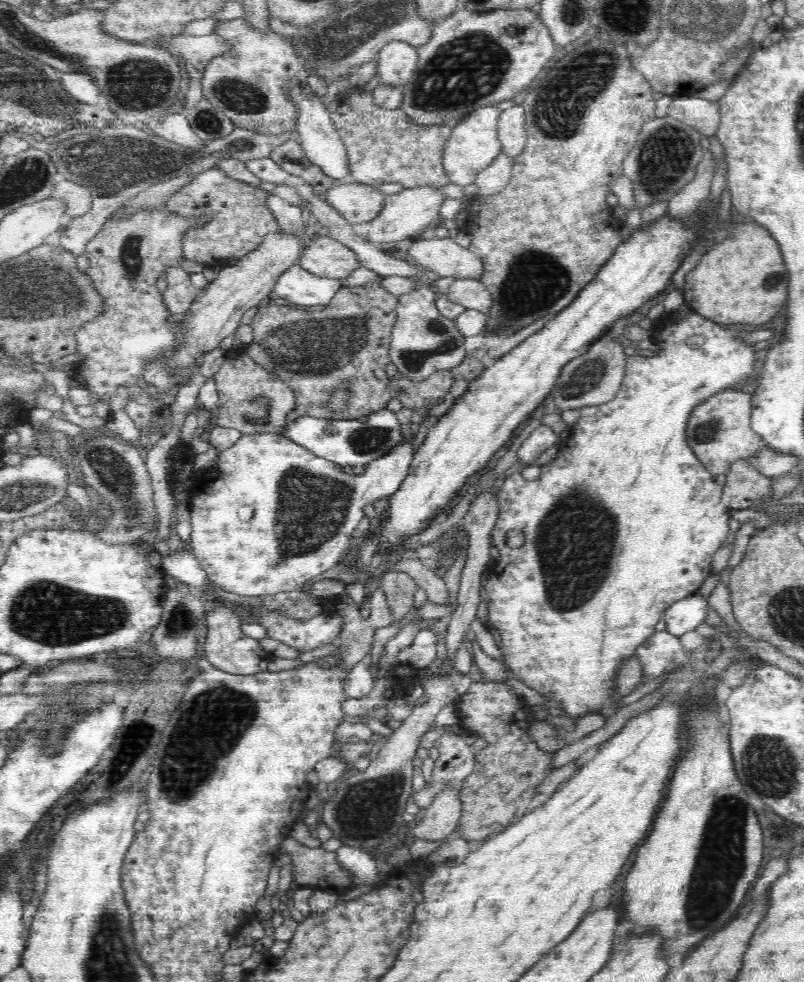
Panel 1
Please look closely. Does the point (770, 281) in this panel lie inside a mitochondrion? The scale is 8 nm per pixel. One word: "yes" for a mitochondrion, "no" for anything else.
yes

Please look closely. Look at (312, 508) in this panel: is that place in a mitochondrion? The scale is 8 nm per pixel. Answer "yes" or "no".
yes

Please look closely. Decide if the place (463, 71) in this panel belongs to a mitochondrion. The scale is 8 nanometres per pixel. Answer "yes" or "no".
yes

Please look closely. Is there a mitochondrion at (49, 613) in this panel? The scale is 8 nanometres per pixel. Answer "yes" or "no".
yes

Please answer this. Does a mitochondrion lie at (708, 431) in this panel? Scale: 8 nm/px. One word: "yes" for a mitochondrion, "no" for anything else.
yes

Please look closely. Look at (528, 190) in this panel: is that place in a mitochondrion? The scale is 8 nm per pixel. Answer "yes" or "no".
no

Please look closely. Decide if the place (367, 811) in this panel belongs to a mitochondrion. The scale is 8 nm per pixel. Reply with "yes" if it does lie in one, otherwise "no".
yes

